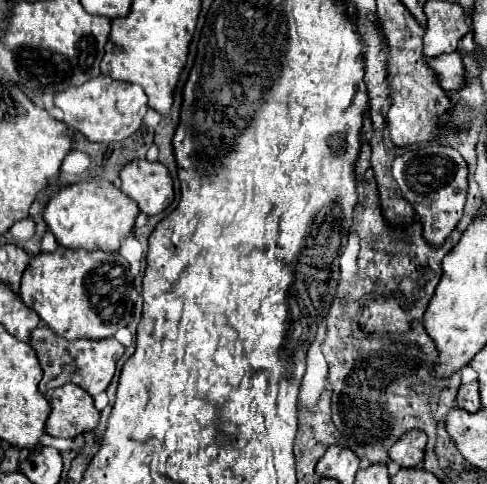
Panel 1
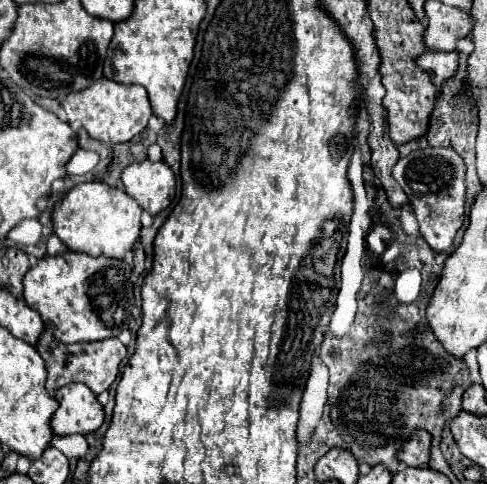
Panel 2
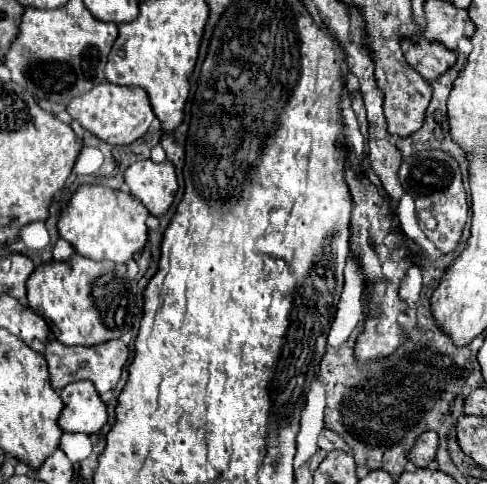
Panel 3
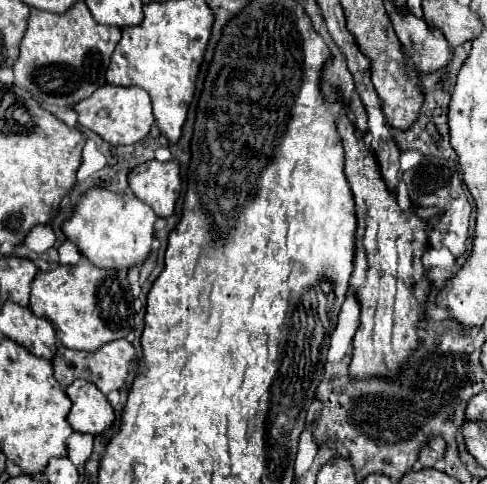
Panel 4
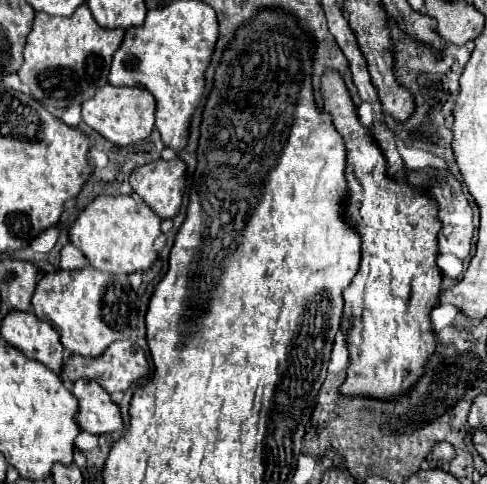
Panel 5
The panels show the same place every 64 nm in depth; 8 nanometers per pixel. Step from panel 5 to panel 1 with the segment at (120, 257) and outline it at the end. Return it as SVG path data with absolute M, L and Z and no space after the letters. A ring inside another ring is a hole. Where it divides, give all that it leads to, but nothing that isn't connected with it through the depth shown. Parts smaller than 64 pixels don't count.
M90 180L68 184L54 192L44 208L44 222L56 236L56 242L64 248L116 252L120 248L120 240L134 230L134 220L138 214L138 204L112 182Z

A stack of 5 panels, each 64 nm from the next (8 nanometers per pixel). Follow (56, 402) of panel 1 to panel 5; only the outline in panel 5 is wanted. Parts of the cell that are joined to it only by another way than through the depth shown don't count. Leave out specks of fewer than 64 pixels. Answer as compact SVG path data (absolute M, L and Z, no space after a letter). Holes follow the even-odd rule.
M76 380L72 394L80 406L76 412L76 424L80 430L90 434L122 430L122 416L118 406L112 402L110 394L104 392L94 380Z

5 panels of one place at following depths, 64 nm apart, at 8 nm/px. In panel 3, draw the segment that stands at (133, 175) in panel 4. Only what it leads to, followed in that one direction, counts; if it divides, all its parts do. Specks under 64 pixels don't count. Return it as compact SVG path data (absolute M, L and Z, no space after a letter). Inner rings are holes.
M152 160L136 162L124 172L130 194L138 198L152 216L162 216L174 202L178 180L172 162L154 164Z

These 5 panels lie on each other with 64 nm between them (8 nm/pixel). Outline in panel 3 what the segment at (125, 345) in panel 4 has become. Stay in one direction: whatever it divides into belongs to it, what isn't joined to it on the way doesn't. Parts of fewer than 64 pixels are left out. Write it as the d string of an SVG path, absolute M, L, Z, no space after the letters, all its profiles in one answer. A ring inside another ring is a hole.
M48 336L46 350L44 350L44 358L46 358L48 370L50 370L50 384L56 392L60 392L66 384L72 384L78 380L90 380L94 384L94 388L98 390L98 394L112 390L122 376L122 368L128 360L128 354L130 354L128 346L122 340L108 340L102 344L96 344L94 348L92 346L68 348L68 346L60 344L54 336Z

